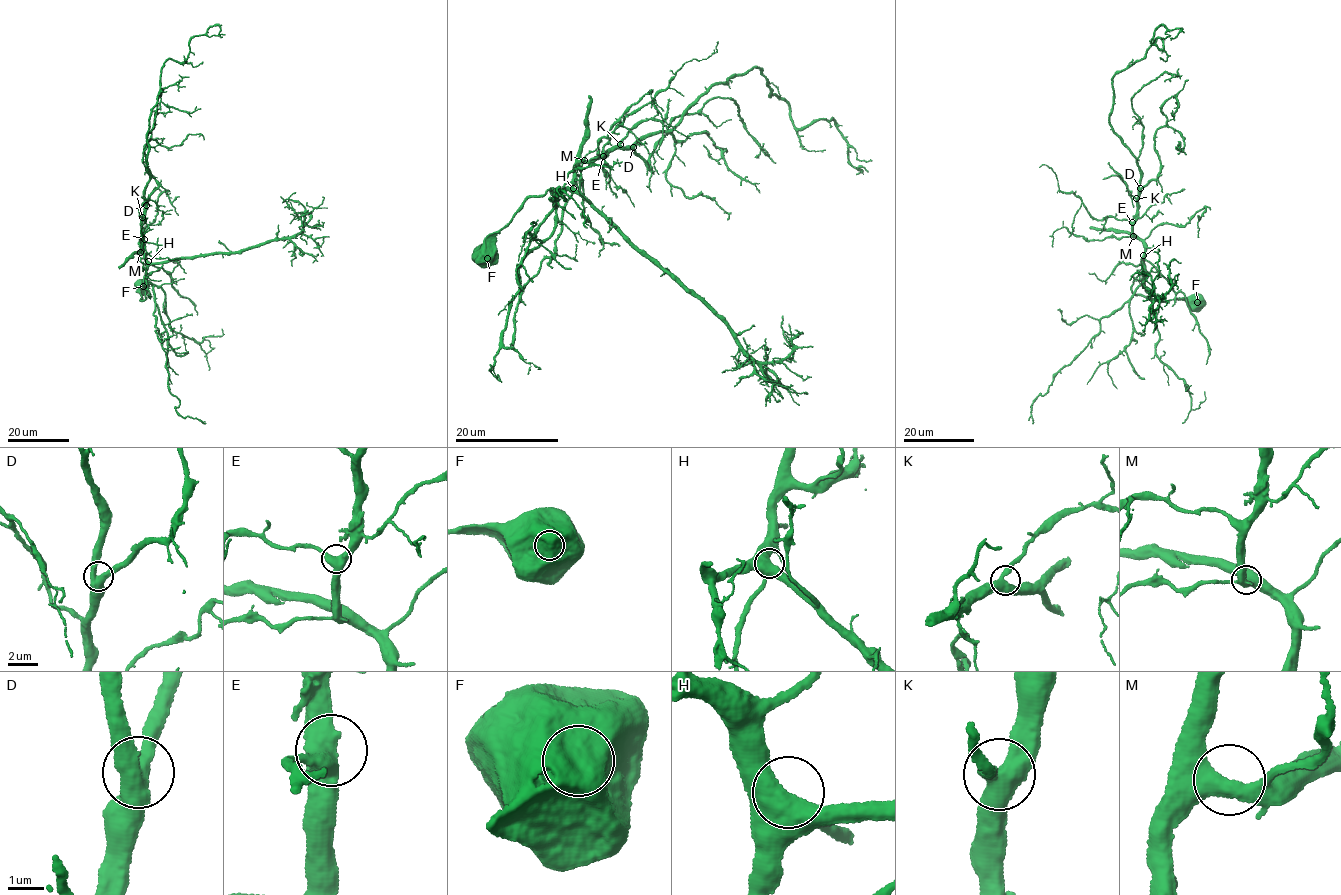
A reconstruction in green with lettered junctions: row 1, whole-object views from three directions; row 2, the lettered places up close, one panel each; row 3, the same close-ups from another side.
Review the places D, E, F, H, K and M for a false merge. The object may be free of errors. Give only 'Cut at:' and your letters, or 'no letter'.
Cut at: no letter

